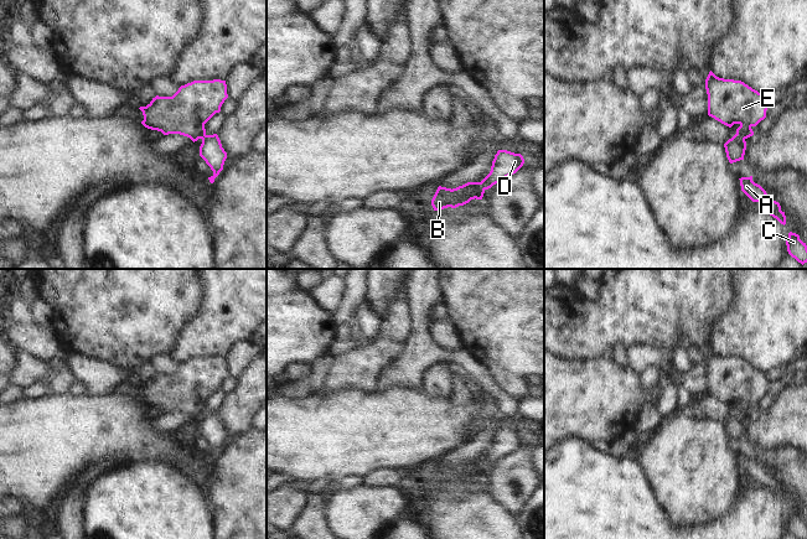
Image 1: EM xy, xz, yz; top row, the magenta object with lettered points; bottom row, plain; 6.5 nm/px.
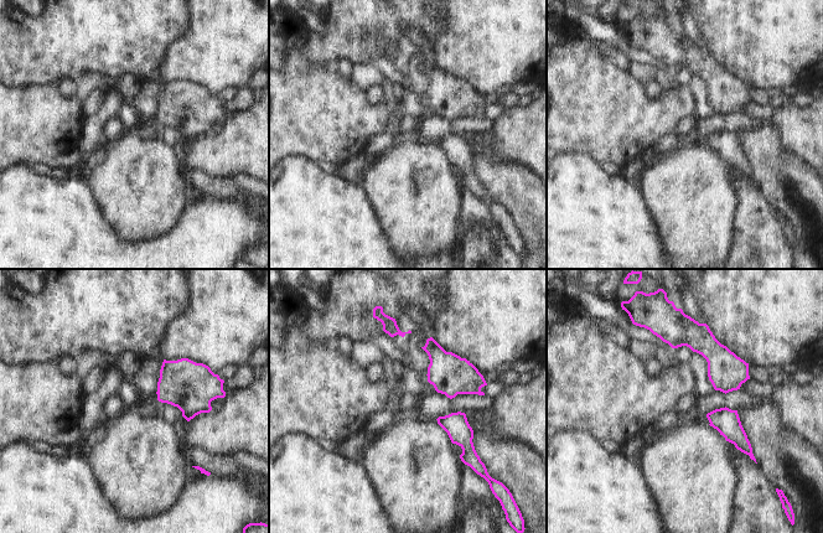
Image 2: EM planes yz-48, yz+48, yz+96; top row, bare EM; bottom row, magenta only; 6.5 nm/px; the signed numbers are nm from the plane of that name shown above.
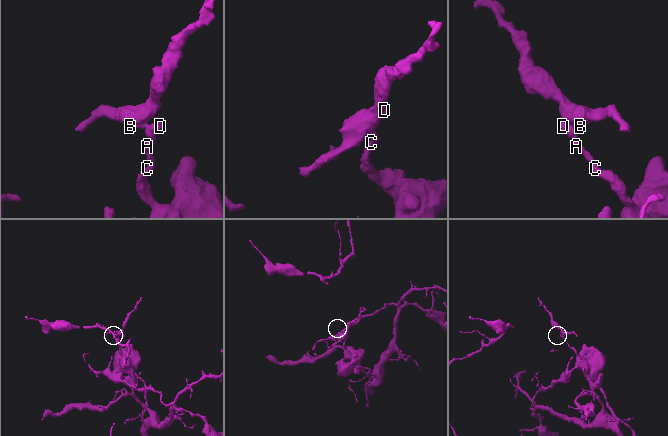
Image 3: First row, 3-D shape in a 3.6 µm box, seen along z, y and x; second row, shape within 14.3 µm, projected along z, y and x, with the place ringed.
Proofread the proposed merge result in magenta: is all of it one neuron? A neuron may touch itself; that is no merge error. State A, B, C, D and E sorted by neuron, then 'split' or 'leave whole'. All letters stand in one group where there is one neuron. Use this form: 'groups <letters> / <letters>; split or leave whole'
groups A C D / B E; split

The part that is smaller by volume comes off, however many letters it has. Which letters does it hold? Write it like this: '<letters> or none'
B, E

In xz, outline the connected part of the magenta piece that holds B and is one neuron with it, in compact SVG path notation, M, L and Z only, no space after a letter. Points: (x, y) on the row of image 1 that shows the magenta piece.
M467 182L452 190L439 186L431 199L431 206L434 211L448 207L456 208L469 203L471 199L482 199L483 193L485 188L481 182Z

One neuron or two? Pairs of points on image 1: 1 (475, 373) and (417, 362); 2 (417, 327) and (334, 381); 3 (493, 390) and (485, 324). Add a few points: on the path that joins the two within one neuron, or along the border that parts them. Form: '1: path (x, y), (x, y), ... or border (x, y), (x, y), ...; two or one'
1: path (460, 359), (449, 356), (432, 356); one
2: border (408, 302), (410, 333), (403, 351), (397, 357); two
3: border (474, 357), (485, 367), (493, 382), (515, 398); two

